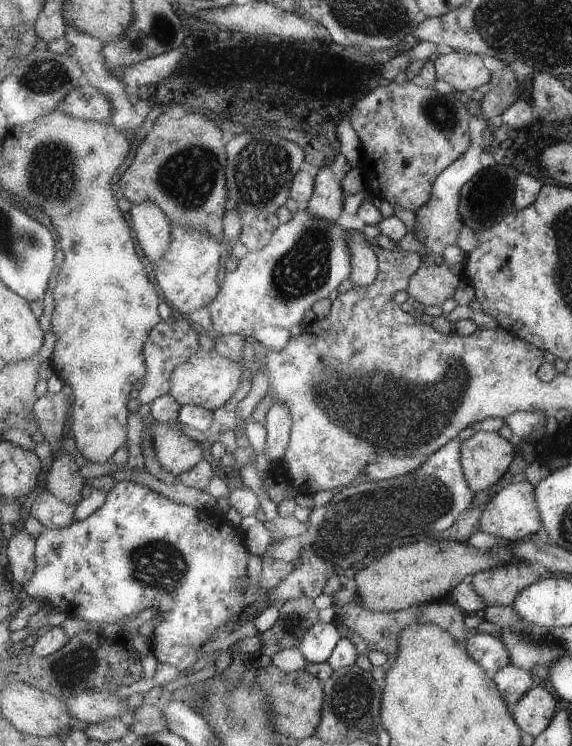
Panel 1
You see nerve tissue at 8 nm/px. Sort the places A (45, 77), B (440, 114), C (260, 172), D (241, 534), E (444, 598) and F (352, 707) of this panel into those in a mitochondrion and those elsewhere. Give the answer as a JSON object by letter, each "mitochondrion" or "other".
{"A":"mitochondrion","B":"mitochondrion","C":"mitochondrion","D":"other","E":"other","F":"mitochondrion"}

